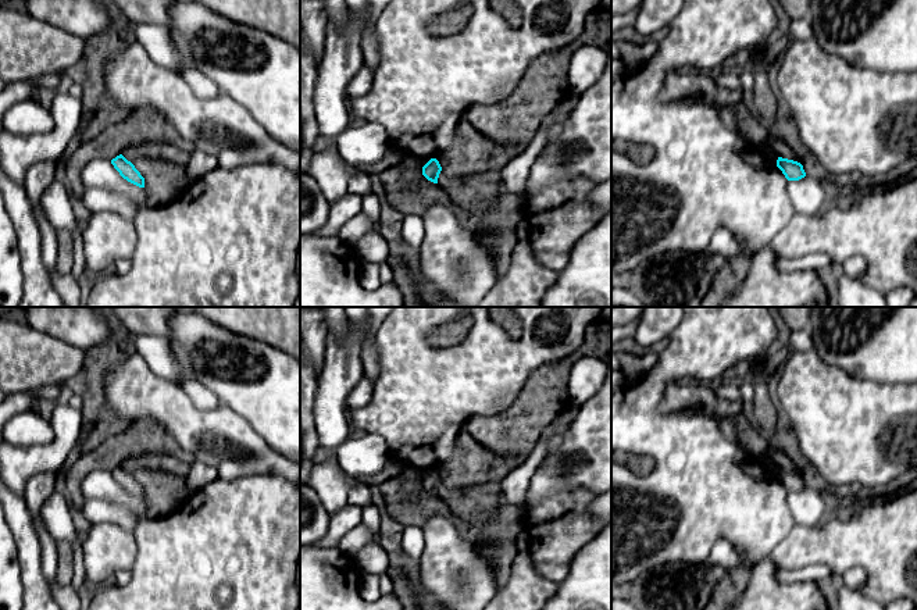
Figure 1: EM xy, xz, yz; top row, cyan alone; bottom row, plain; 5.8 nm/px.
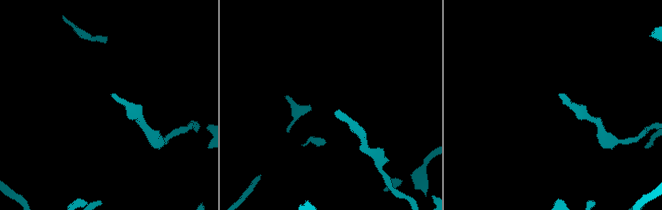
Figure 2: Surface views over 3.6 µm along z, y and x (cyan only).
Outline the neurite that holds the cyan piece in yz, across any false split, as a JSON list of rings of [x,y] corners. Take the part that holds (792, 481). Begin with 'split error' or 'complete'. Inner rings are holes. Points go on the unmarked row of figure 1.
complete; [[[778,468],[777,478],[782,482],[788,492],[799,492],[806,488],[803,477],[798,472]]]

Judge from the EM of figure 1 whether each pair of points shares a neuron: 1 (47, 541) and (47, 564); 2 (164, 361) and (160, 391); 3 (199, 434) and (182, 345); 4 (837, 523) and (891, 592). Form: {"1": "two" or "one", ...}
{"1": "one", "2": "two", "3": "two", "4": "one"}

